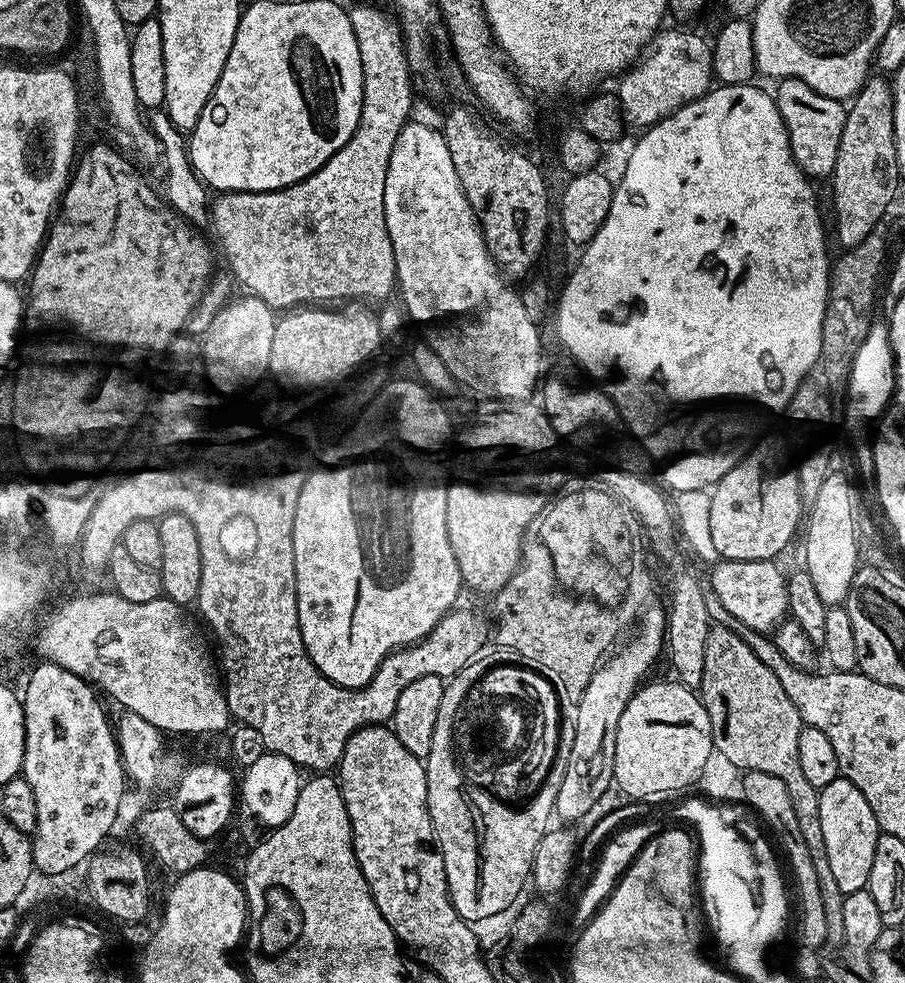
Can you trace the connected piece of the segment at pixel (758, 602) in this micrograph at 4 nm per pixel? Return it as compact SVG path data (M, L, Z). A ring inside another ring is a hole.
M720 558L715 562L717 564L712 568L712 590L710 586L711 595L716 595L717 602L722 606L721 609L723 609L724 612L734 614L734 618L738 618L738 622L740 624L750 626L750 630L758 630L759 632L768 634L775 630L776 627L780 625L781 620L788 616L788 599L786 598L786 586L788 585L788 581L786 579L785 573L783 571L780 573L780 568L778 566L779 563L777 563L776 560L725 560Z

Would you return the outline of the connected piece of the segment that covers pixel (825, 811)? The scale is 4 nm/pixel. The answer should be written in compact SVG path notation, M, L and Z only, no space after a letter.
M843 778L830 782L825 788L819 789L819 793L822 838L826 842L826 854L830 858L831 873L834 874L840 891L847 894L857 892L859 888L867 888L870 866L874 866L876 837L881 835L878 822L874 818L874 810L870 810L870 802L866 802L866 798L862 798L862 790L858 790L858 786L854 786L854 782Z

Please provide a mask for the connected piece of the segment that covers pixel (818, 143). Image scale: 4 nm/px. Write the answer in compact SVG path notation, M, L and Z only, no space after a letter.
M784 79L779 81L776 87L778 88L776 92L774 91L774 99L787 128L791 152L796 164L810 178L829 177L834 171L845 124L847 111L845 105L841 101L818 94L801 79Z

